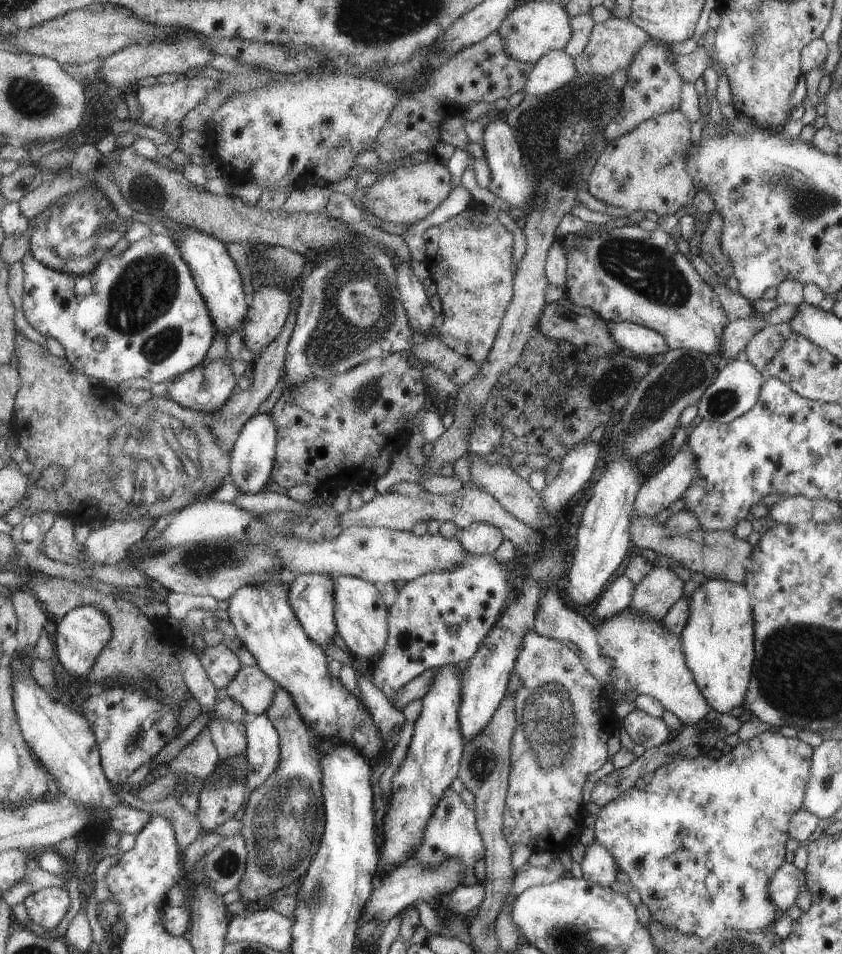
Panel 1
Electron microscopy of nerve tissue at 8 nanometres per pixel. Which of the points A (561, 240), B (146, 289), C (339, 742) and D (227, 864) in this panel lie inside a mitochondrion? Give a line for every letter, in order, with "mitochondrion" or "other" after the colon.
A: other
B: mitochondrion
C: other
D: mitochondrion

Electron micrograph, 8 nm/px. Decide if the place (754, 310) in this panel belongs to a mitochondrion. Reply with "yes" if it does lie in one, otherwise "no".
no

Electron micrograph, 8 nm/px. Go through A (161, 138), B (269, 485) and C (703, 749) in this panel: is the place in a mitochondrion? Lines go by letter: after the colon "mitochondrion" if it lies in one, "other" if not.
A: other
B: other
C: other

